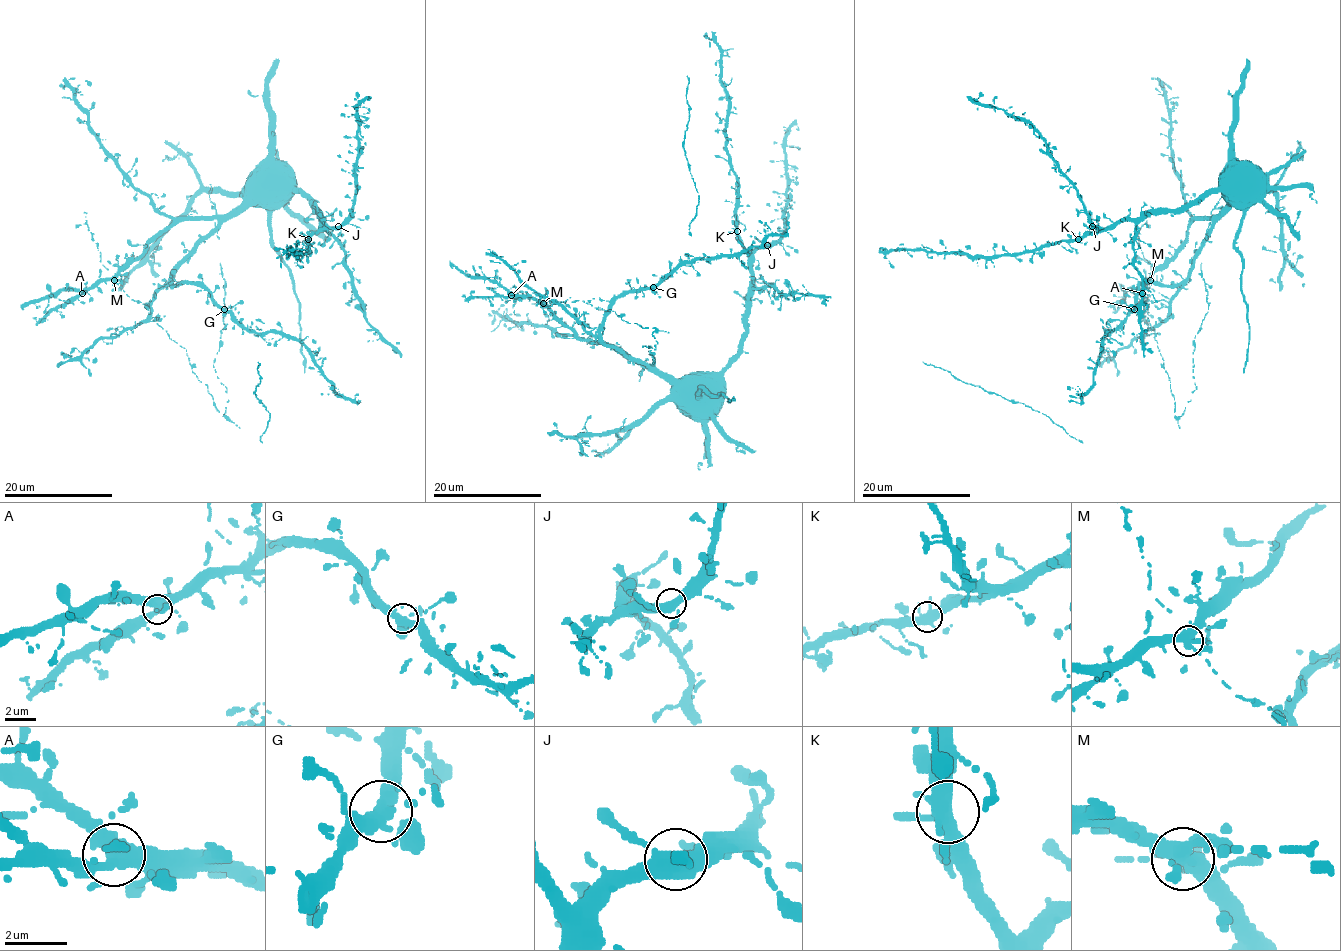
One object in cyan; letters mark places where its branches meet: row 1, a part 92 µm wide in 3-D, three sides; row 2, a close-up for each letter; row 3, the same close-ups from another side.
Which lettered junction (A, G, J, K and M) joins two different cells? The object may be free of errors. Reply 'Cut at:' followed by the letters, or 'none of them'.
Cut at: none of them

